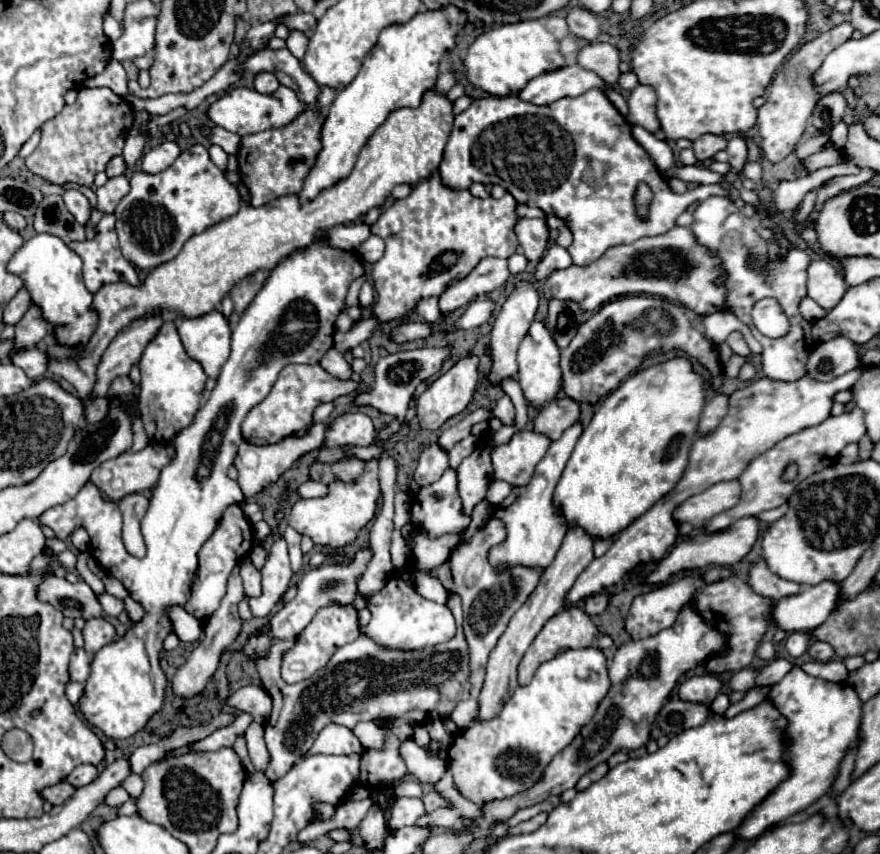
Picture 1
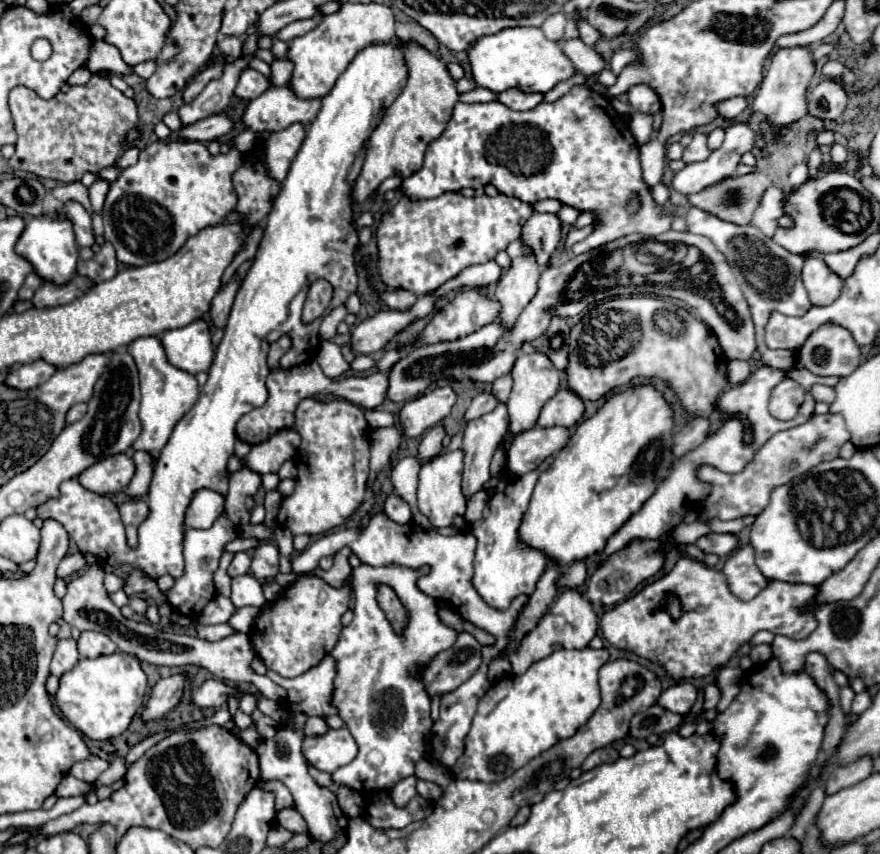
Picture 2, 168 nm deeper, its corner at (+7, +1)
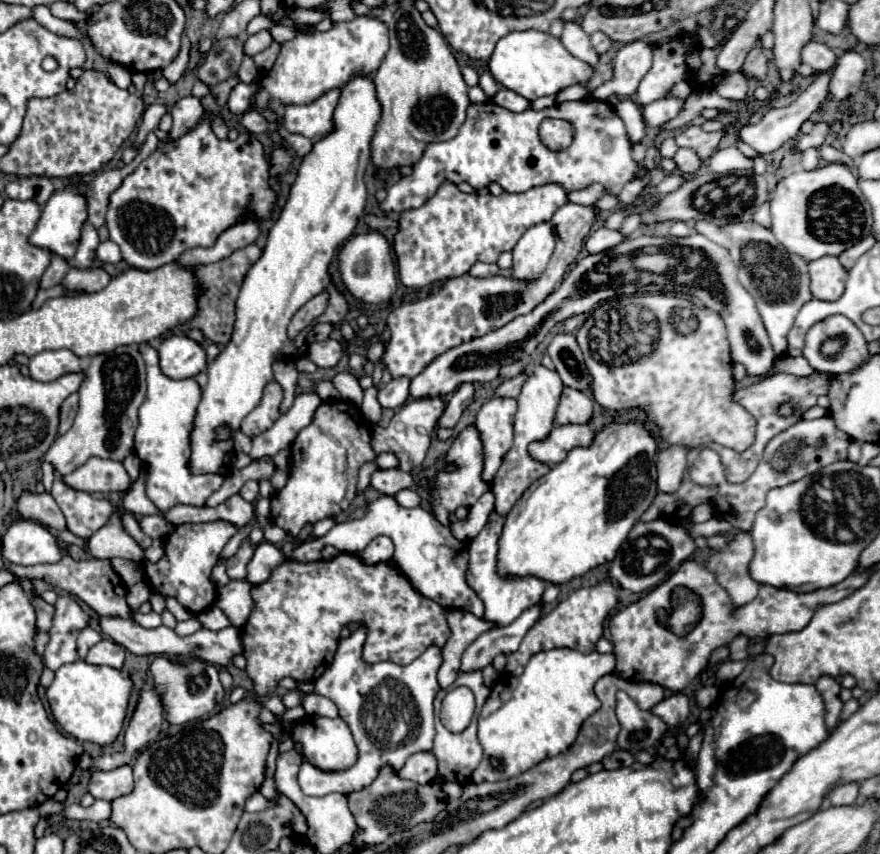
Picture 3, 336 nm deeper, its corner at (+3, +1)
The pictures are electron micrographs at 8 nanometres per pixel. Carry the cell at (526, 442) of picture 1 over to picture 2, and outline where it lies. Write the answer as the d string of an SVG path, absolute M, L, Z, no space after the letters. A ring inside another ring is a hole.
M534 426L526 432L514 436L508 456L506 456L506 472L510 476L522 476L534 468L538 468L548 456L554 456L566 442L570 430L568 428L540 428Z

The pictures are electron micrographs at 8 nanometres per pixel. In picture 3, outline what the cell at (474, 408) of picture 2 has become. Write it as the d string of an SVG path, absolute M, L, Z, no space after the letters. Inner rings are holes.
M526 372L518 374L516 378L508 378L508 380L504 380L504 384L496 390L496 396L504 396L504 398L512 396L512 398L516 398L516 396L520 394L520 390L522 390L524 378L528 378L528 374L526 374Z

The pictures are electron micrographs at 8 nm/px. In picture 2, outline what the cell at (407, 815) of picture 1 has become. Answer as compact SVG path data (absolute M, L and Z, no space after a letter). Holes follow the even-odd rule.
M410 776L406 780L400 780L392 790L390 790L390 798L394 802L394 806L406 806L414 796L416 796L416 776Z

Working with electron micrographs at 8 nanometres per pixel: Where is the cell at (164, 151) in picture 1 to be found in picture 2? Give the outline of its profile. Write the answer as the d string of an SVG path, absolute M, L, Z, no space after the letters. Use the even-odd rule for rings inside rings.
M224 114L208 116L194 124L184 124L178 130L178 138L192 140L192 142L212 142L232 130L232 122Z

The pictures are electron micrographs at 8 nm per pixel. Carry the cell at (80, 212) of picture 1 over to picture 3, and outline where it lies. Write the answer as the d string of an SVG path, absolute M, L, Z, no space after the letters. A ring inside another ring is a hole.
M84 224L82 228L82 240L80 240L80 246L72 258L72 266L80 266L80 270L86 270L88 266L94 264L96 260L96 248L100 244L100 238L98 238L98 232L92 224Z

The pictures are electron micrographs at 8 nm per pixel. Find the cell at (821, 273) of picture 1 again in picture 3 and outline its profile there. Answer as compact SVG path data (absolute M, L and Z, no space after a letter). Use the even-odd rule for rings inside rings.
M824 256L814 262L808 262L810 274L810 290L818 300L836 300L844 292L846 270L840 266L836 256Z

